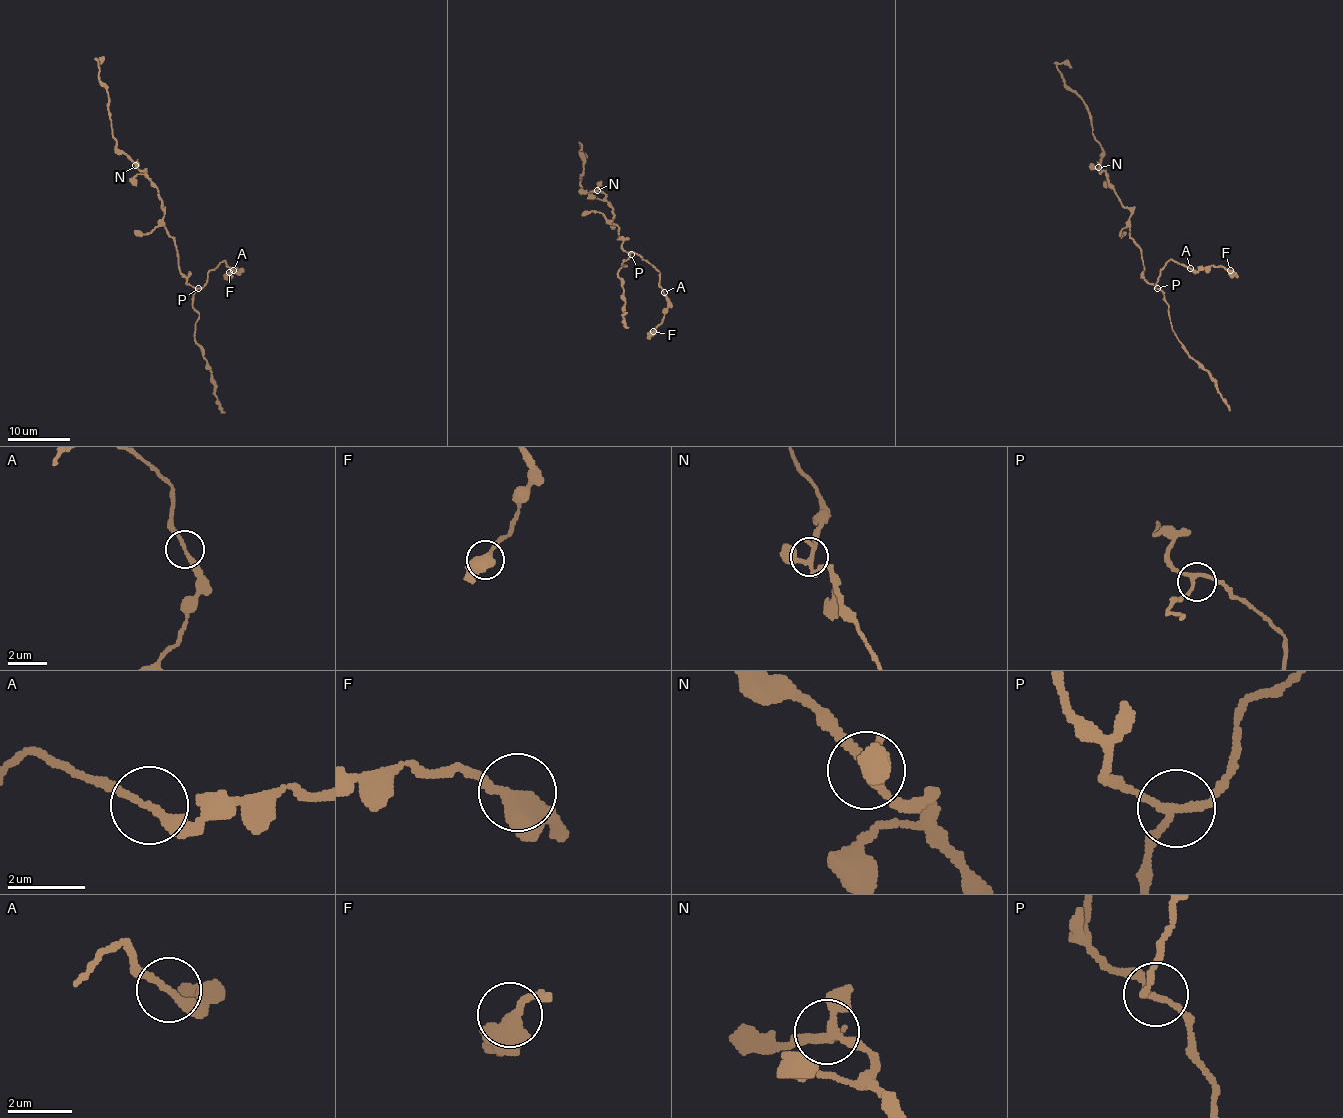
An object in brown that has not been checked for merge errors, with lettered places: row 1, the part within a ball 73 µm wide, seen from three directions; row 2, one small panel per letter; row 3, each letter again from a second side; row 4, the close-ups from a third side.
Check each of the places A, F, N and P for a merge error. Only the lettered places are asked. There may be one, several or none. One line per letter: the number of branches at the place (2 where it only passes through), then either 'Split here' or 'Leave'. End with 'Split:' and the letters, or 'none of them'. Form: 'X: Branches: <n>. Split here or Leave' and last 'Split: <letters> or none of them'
A: Branches: 2. Leave
F: Branches: 3. Leave
N: Branches: 3. Leave
P: Branches: 3. Leave
Split: none of them

